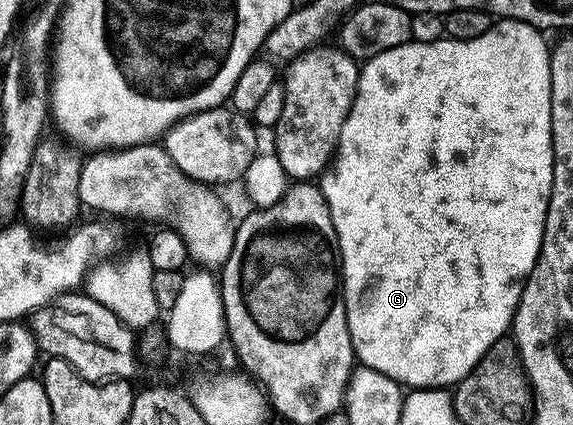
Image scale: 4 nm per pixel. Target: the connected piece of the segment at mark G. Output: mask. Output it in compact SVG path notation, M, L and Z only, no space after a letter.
M508 19L498 20L479 39L467 39L466 41L454 41L452 39L440 39L435 41L408 41L405 45L391 47L391 51L376 53L368 58L360 66L357 75L357 94L349 108L347 119L343 123L343 131L337 140L337 151L329 166L319 181L319 188L325 196L327 207L331 211L331 223L335 223L337 232L337 248L339 250L339 264L343 278L343 289L365 289L365 291L343 291L345 294L345 314L347 315L347 327L353 340L353 351L356 360L366 369L374 369L391 380L396 381L402 387L415 389L435 389L438 387L453 387L461 381L483 359L485 352L492 345L496 345L499 338L510 332L513 324L513 316L517 310L517 304L521 298L521 286L529 272L535 267L537 256L541 250L541 240L545 230L545 216L549 206L549 196L553 186L553 132L551 131L551 75L549 74L550 46L545 46L546 34L542 30L529 26L527 22Z

